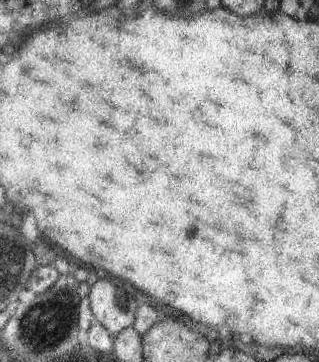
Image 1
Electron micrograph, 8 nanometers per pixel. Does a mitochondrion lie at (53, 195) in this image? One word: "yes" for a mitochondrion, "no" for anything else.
no

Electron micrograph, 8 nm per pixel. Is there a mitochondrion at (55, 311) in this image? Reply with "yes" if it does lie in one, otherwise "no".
yes

